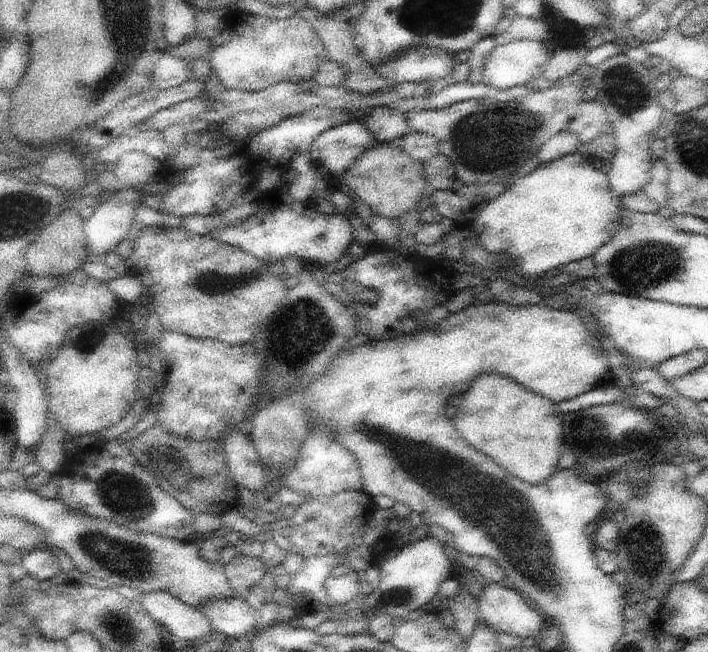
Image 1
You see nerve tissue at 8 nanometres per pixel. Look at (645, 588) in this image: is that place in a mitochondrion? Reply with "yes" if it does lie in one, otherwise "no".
no

